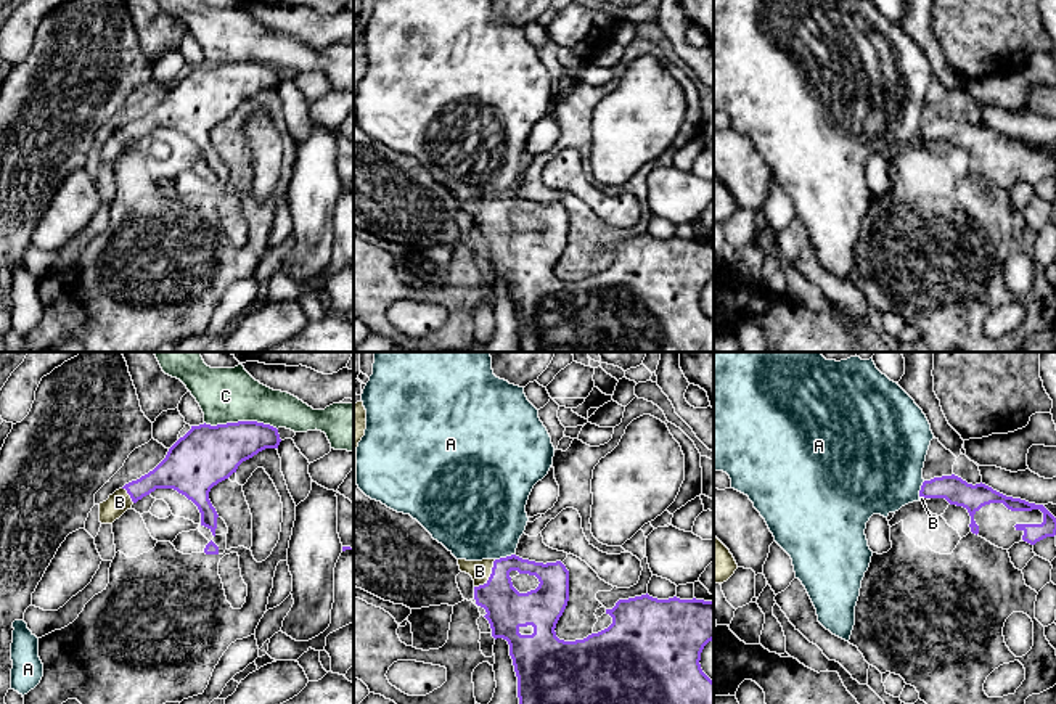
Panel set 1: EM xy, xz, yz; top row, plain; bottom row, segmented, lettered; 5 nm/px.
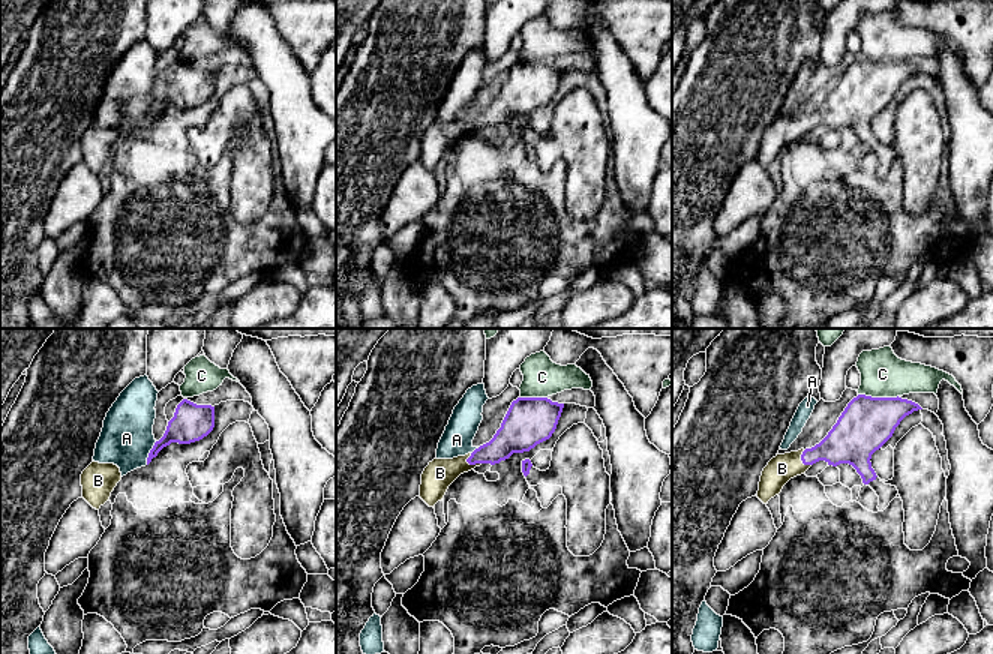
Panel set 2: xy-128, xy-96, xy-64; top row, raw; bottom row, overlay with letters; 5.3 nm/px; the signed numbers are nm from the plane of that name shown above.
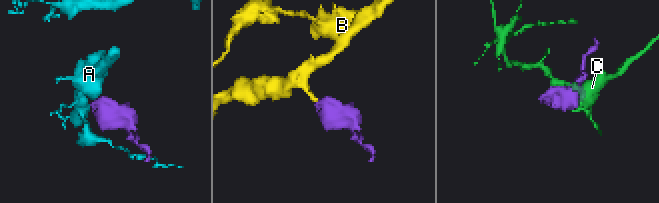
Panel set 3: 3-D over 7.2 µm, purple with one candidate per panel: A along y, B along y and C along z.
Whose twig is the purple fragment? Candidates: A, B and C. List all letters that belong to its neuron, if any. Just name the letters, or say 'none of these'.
B

